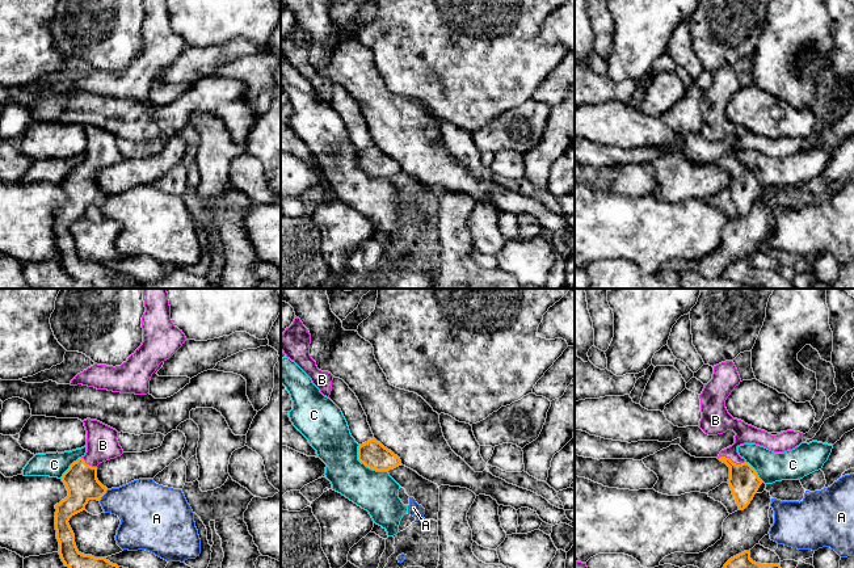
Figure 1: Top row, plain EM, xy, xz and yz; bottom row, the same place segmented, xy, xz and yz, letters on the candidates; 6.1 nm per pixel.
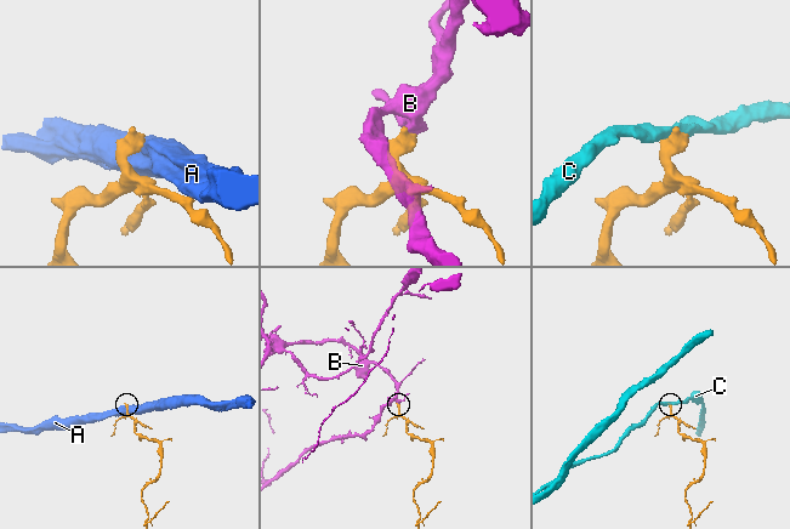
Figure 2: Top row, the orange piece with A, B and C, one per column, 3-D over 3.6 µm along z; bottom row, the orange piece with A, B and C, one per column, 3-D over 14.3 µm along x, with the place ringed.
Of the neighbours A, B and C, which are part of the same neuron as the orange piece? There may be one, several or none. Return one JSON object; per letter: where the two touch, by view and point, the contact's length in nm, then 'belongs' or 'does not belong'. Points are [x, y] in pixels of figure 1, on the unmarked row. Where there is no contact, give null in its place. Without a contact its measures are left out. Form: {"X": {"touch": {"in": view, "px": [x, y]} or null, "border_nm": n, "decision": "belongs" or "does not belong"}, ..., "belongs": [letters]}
{"A": {"touch": {"in": "xy", "px": [104, 200]}, "border_nm": 90, "decision": "does not belong"}, "B": {"touch": {"in": "yz", "px": [730, 165]}, "border_nm": 170, "decision": "belongs"}, "C": {"touch": {"in": "xz", "px": [366, 172]}, "border_nm": 240, "decision": "does not belong"}, "belongs": ["B"]}

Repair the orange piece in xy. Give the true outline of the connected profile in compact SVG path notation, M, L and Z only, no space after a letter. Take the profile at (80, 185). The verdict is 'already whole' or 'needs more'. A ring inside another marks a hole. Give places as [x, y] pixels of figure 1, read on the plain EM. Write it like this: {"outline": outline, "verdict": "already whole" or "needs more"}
{"outline": "M97 126L83 127L87 136L87 159L73 168L63 180L68 202L55 211L55 236L59 248L59 261L71 277L88 282L92 289L113 289L118 272L105 264L81 260L75 249L70 224L83 216L89 206L100 207L106 199L97 185L97 172L123 160L117 146L118 138Z", "verdict": "needs more"}

